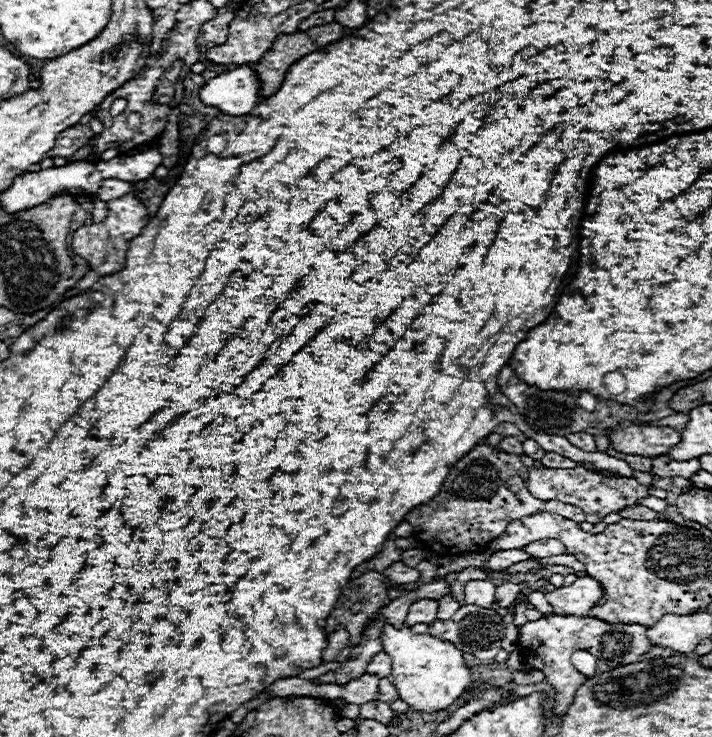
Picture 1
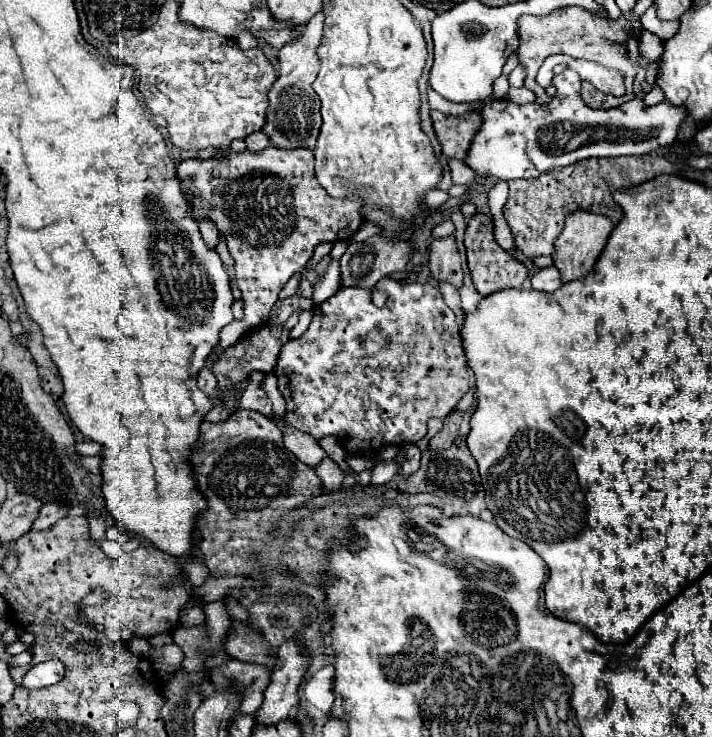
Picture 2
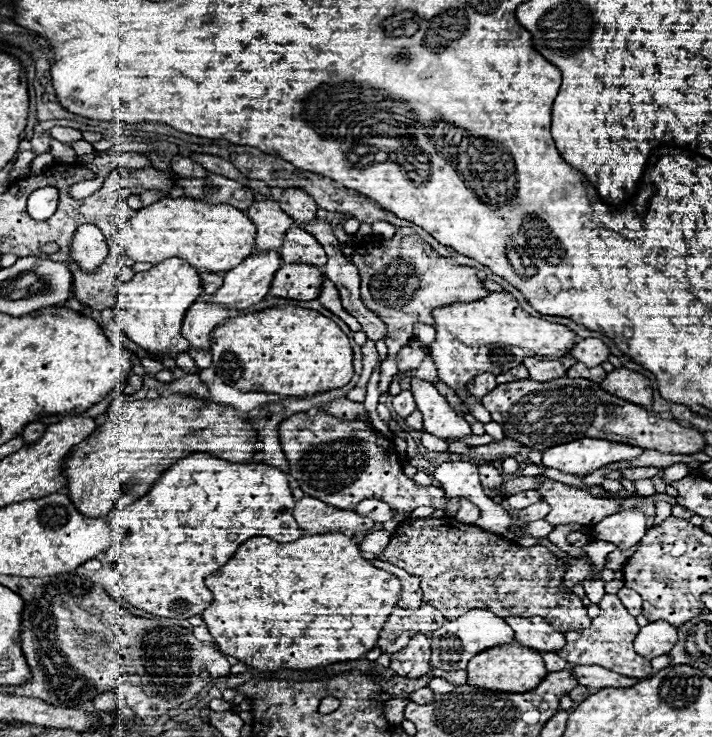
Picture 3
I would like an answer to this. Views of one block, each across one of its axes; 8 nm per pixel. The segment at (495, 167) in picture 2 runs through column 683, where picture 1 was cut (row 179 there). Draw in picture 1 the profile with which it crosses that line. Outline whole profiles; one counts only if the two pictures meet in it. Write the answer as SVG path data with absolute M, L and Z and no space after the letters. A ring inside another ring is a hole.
M110 178L110 180L104 180L104 184L98 188L96 196L104 202L110 202L110 200L116 200L116 198L122 198L126 192L130 192L132 184L130 182L124 182L124 180L118 180L118 178Z

